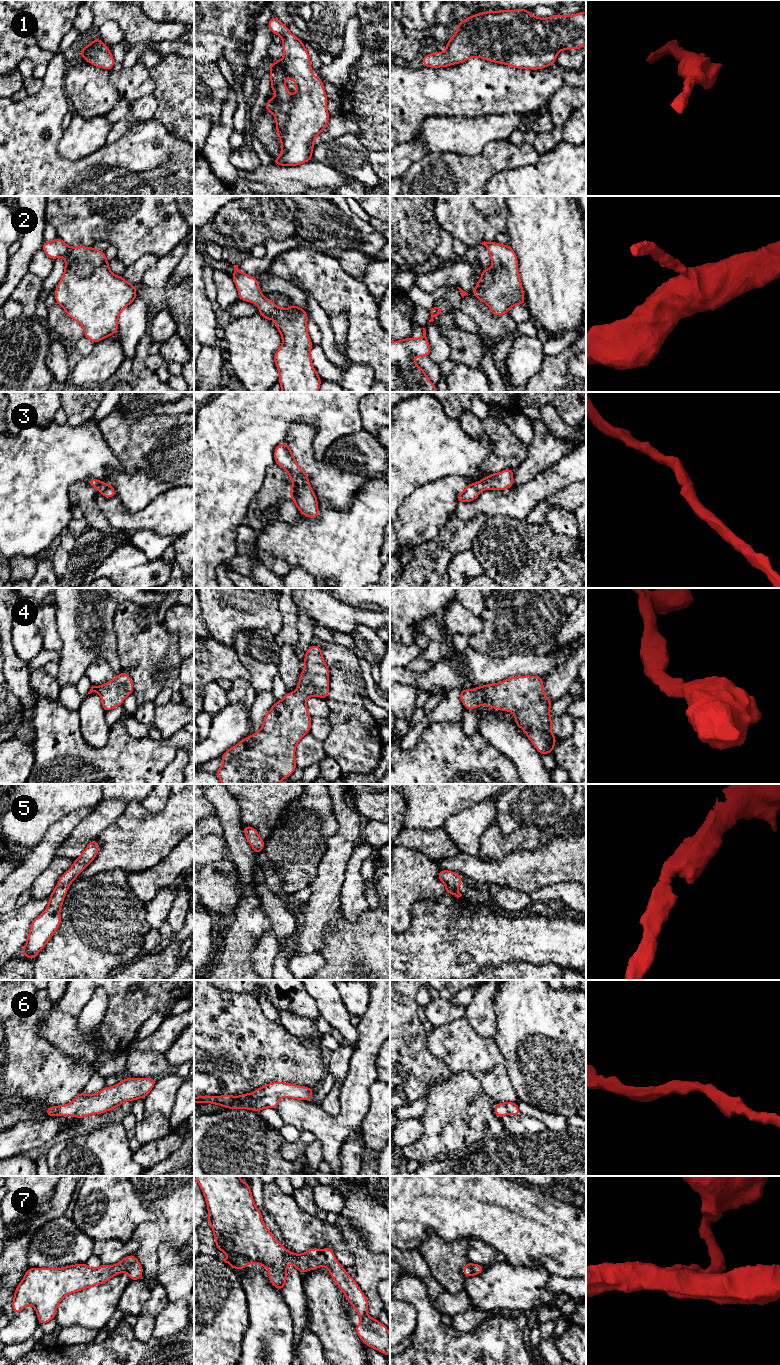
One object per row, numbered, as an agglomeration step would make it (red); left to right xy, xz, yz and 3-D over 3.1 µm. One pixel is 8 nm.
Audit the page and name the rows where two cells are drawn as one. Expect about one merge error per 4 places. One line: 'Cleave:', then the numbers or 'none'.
Cleave: none

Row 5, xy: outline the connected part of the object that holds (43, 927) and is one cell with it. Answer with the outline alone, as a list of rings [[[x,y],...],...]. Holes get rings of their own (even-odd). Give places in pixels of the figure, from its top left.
[[[97,840],[89,842],[84,852],[72,866],[62,874],[50,895],[48,907],[32,921],[28,939],[22,949],[22,955],[34,960],[37,954],[44,949],[47,942],[61,924],[60,909],[68,892],[68,887],[76,877],[94,860],[100,849]]]

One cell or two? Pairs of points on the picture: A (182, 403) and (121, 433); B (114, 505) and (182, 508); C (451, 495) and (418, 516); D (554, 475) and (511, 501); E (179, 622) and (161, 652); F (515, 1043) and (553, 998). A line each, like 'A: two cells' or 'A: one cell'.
A: two cells
B: one cell
C: one cell
D: one cell
E: two cells
F: one cell

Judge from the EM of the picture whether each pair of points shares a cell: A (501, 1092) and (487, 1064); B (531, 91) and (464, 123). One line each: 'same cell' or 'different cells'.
A: same cell
B: different cells

